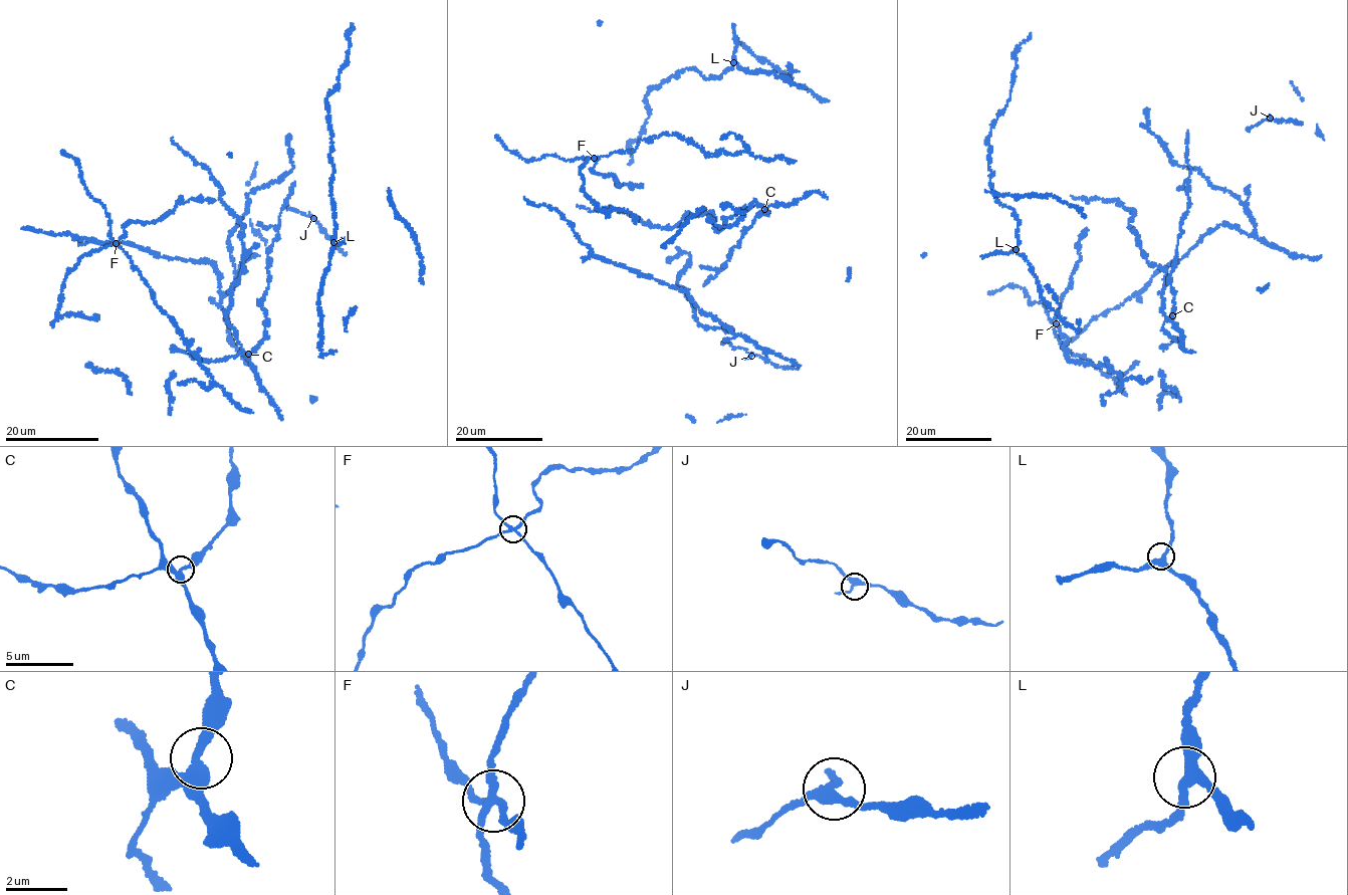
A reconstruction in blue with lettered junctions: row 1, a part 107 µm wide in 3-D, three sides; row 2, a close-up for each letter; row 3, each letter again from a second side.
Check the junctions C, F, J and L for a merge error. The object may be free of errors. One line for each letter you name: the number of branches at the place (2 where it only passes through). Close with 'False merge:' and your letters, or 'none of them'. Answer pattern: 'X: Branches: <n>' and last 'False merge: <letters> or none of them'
False merge: none of them

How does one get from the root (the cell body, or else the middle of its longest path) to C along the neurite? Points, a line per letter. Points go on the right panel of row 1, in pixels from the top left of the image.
C: (1111, 202), (1116, 200), (1134, 212), (1129, 224), (1143, 254), (1166, 272), (1162, 312), (1172, 315)

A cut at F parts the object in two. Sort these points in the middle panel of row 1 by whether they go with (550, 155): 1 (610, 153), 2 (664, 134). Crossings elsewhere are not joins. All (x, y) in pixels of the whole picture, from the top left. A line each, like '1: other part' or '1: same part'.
1: same part
2: same part

